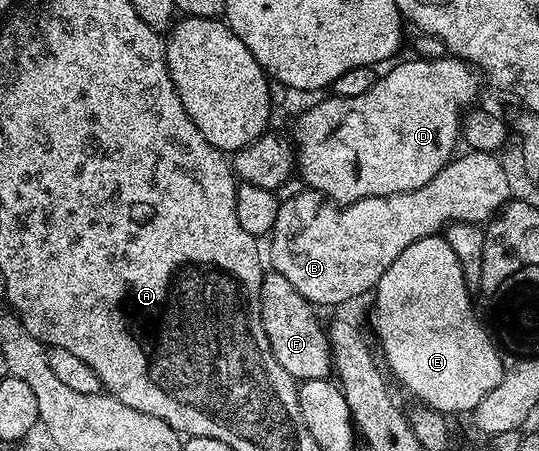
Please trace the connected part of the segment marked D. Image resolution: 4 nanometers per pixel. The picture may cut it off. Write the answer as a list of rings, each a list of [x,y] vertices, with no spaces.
[[[455,57],[443,58],[408,59],[397,67],[389,66],[389,71],[385,75],[383,72],[376,84],[359,97],[332,95],[306,108],[297,117],[291,135],[299,178],[311,190],[319,191],[337,205],[362,198],[404,194],[426,185],[457,154],[456,142],[459,144],[462,139],[462,116],[475,104],[472,102],[482,84],[472,64]]]

